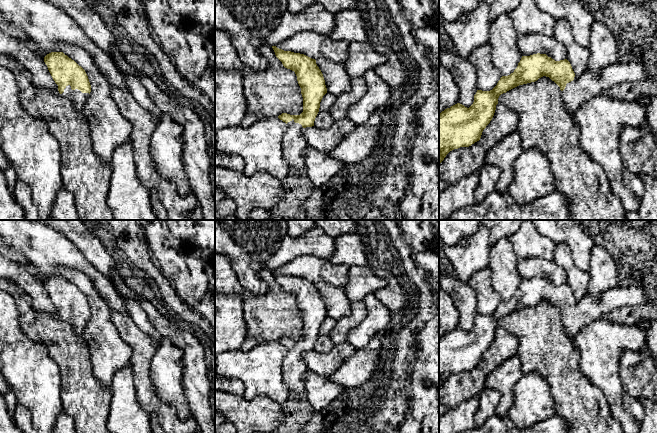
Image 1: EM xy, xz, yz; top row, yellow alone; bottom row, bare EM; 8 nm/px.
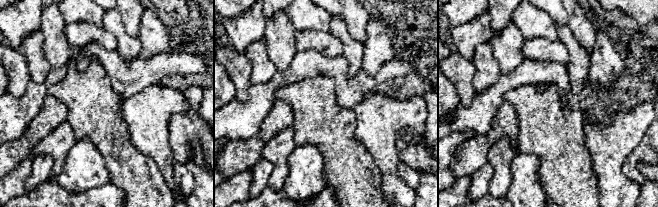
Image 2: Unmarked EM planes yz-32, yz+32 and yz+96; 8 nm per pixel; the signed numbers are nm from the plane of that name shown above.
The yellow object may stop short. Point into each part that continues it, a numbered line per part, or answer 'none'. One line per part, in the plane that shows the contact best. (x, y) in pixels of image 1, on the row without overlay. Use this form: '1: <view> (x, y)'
1: xy (78, 322)

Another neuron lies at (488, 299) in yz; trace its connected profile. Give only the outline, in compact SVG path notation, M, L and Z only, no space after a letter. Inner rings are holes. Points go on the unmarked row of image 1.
M487 266L474 273L468 284L476 291L478 314L492 314L502 299L492 285L491 268Z

